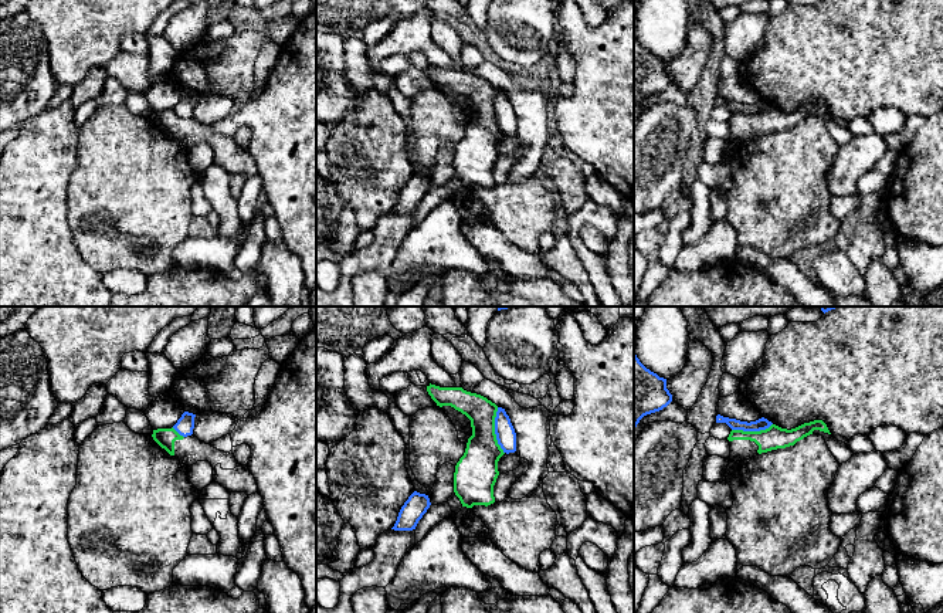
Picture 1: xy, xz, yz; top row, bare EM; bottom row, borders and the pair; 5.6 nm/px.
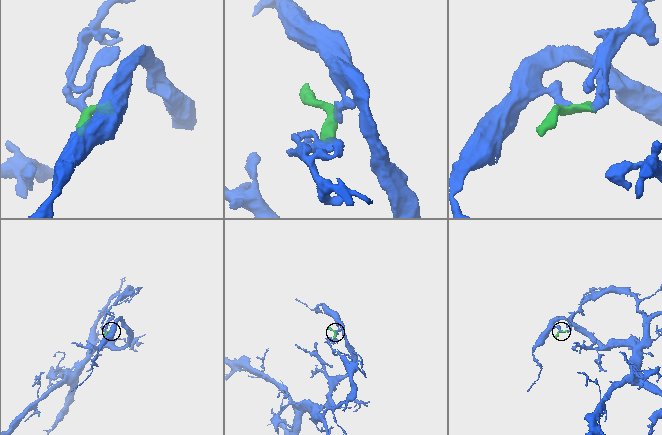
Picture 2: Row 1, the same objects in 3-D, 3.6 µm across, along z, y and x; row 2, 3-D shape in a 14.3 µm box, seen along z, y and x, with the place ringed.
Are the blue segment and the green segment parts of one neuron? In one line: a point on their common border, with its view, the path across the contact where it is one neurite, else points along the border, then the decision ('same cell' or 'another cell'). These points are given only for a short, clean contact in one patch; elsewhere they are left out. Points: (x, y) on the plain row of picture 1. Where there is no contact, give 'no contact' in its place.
meets blue in xz at (495, 112); border along xz (497, 90), (495, 121), (504, 135); another cell

